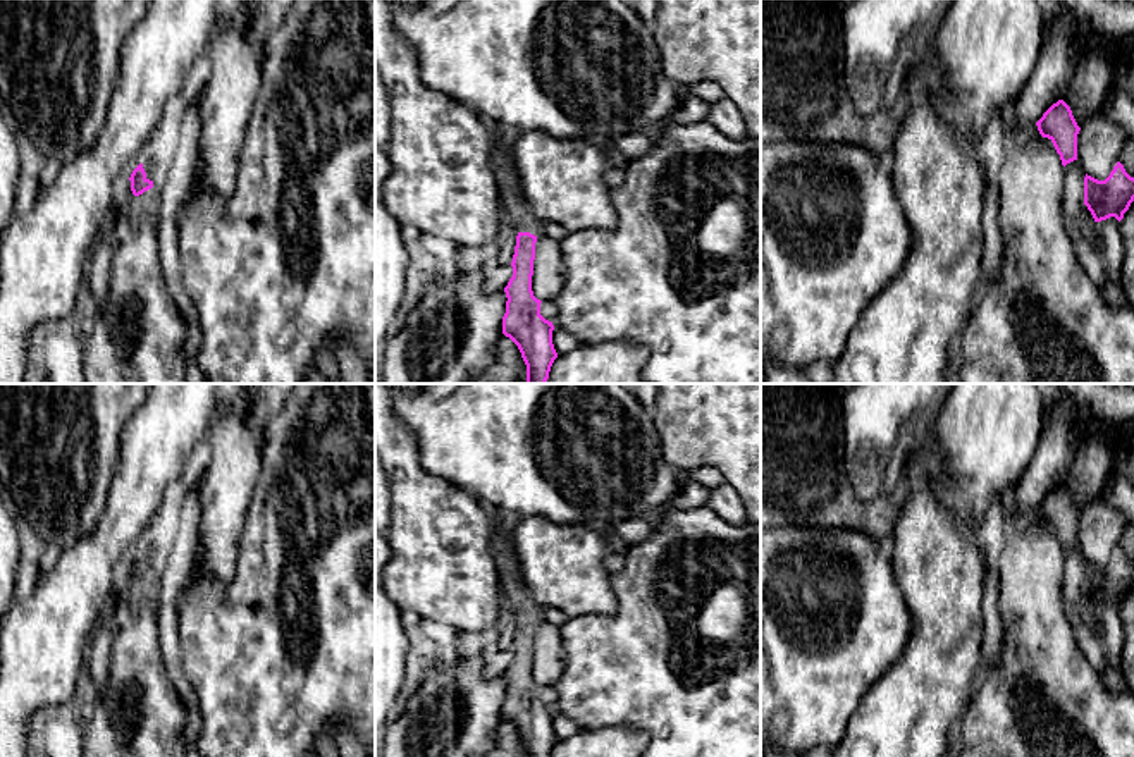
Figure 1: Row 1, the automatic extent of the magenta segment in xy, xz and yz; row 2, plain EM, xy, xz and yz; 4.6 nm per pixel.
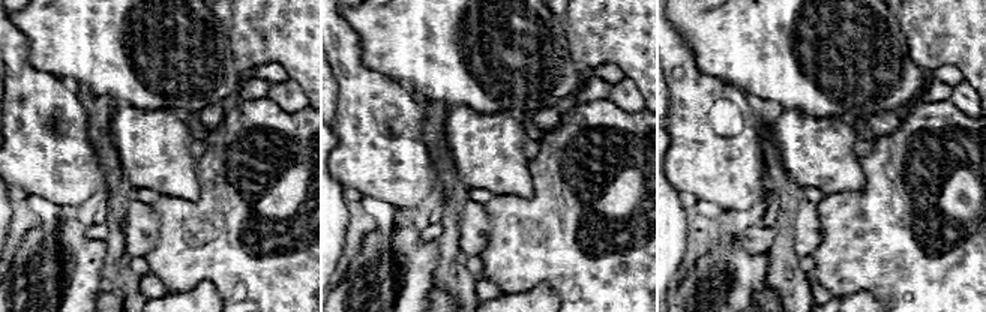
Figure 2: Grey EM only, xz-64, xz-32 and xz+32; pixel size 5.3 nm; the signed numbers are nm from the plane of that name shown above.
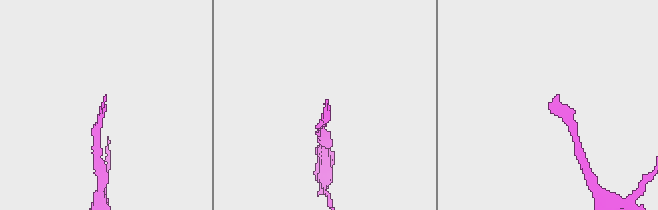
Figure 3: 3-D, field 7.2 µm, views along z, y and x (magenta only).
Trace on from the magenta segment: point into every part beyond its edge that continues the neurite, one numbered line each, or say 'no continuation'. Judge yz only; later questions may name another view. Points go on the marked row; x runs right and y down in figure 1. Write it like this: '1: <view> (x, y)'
no continuation

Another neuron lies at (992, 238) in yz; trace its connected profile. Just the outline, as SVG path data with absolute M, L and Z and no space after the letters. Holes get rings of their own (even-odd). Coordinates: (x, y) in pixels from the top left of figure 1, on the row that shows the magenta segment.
M986 172L986 189L983 198L983 263L979 296L998 280L1001 274L1003 239L998 225L1000 191L996 172Z

